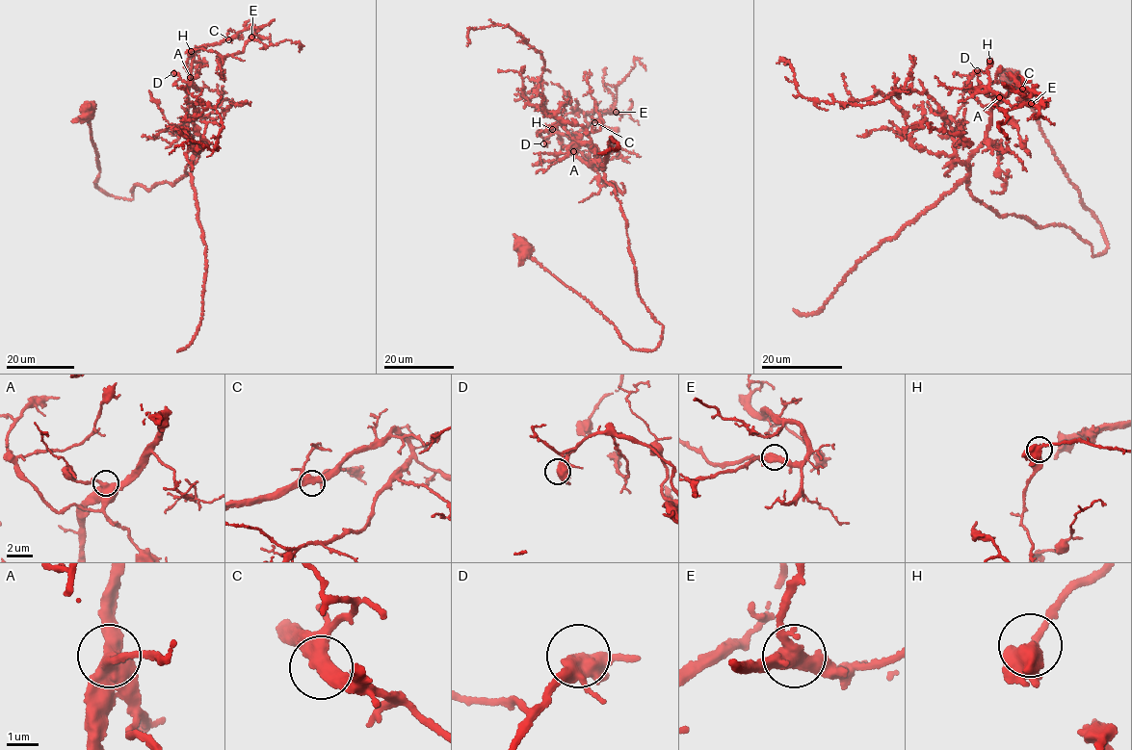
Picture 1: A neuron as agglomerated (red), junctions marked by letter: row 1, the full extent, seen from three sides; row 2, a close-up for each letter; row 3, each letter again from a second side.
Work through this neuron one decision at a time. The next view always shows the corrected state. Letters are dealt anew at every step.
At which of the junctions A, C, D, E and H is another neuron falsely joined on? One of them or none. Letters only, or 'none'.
none

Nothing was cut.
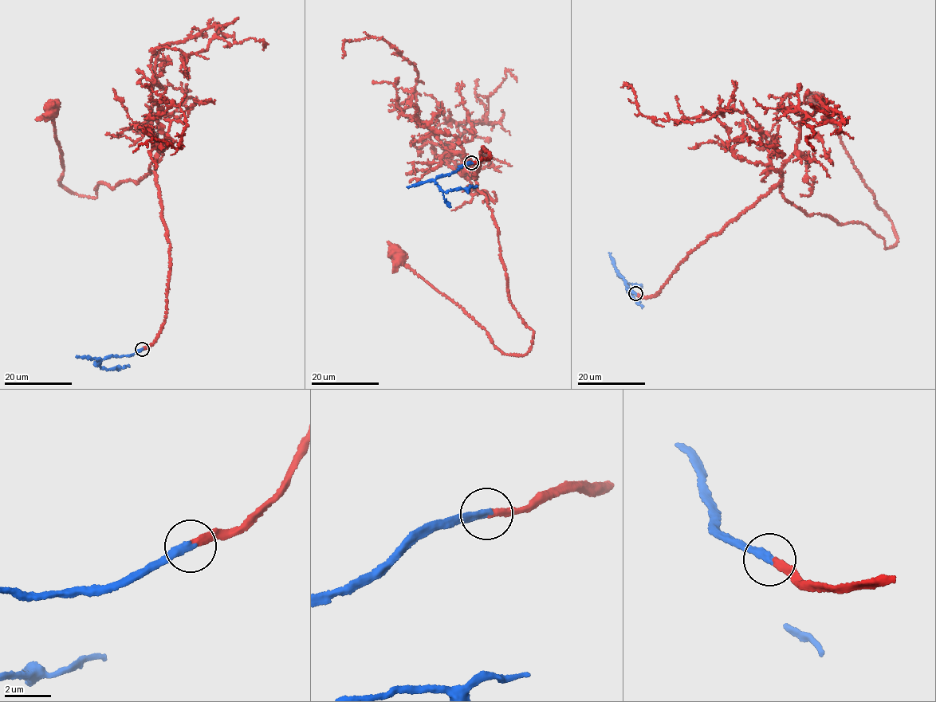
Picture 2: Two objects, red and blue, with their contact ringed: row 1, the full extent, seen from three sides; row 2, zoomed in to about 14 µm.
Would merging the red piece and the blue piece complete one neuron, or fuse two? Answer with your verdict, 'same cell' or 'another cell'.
same cell

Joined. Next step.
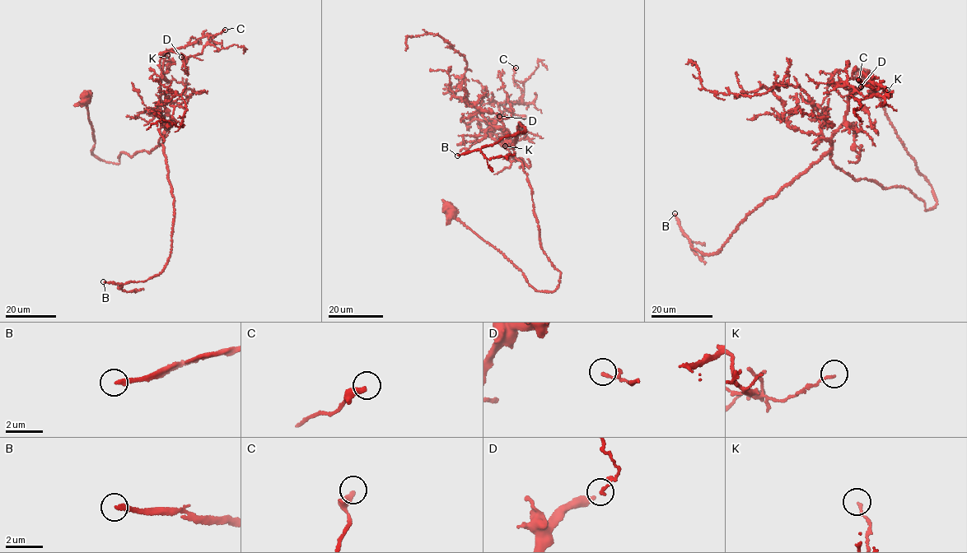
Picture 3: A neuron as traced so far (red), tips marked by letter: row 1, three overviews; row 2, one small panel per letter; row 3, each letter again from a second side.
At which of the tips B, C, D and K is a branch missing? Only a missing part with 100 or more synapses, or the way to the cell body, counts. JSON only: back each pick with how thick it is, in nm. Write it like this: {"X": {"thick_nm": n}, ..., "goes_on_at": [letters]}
{"B": {"thick_nm": 280}, "goes_on_at": ["B"]}

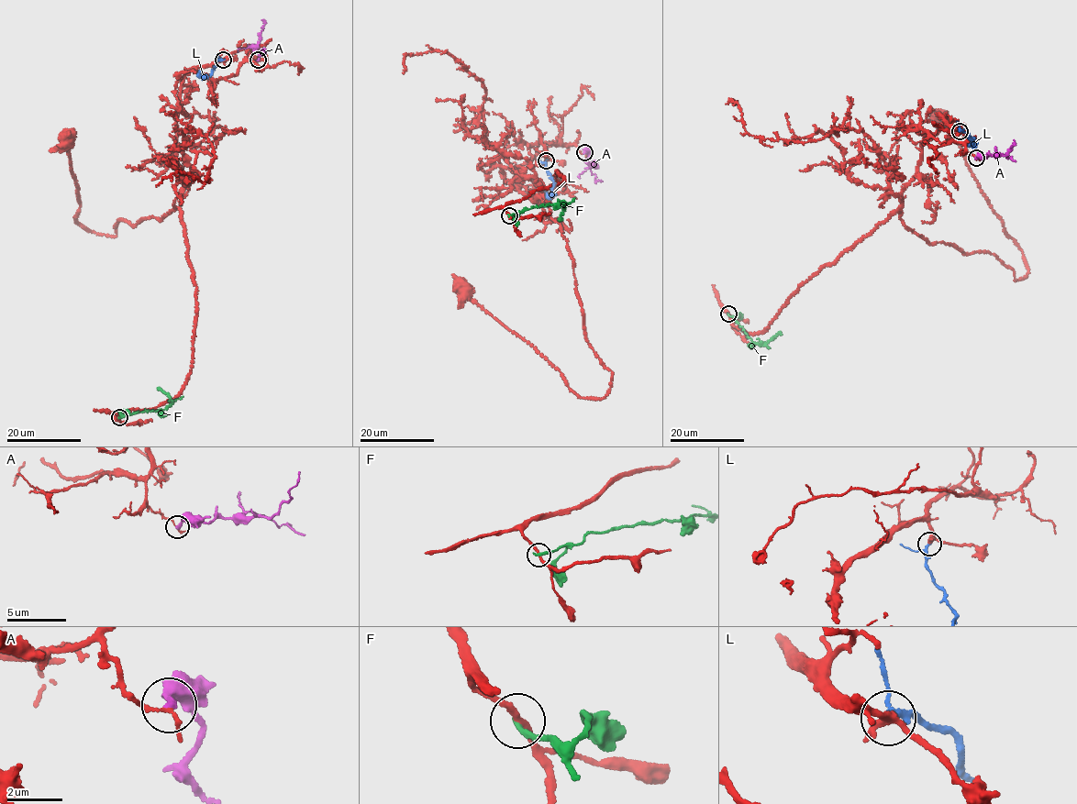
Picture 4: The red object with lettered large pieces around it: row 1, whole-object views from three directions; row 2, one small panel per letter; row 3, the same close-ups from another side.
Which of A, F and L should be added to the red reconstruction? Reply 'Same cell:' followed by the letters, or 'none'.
Same cell: L

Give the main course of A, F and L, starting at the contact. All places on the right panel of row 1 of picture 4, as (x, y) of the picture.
A: (976, 158), (1004, 156), (1011, 149), (1014, 140)
F: (727, 313), (755, 344), (760, 344), (778, 334), (781, 335)
L: (959, 131), (967, 133), (972, 143), (970, 145), (972, 144), (971, 137)

